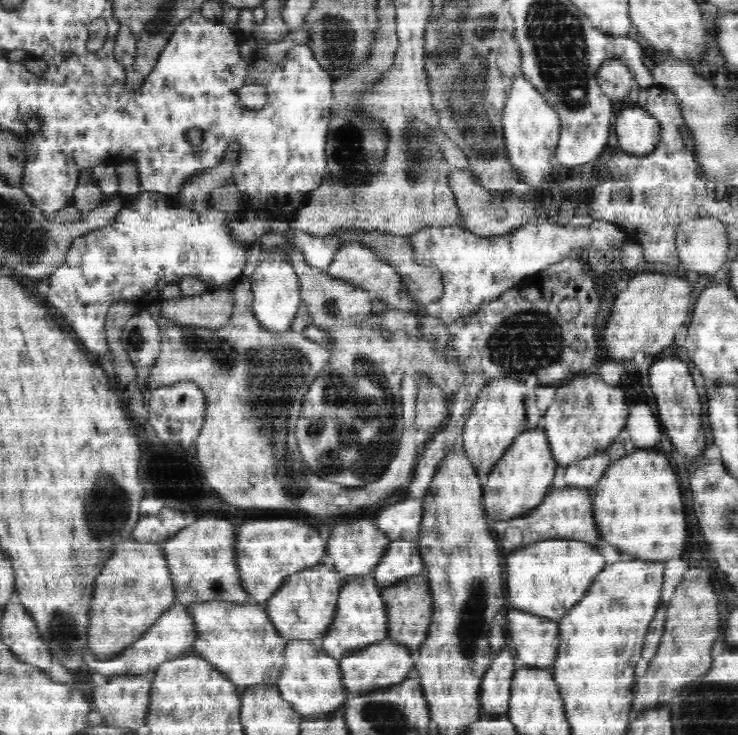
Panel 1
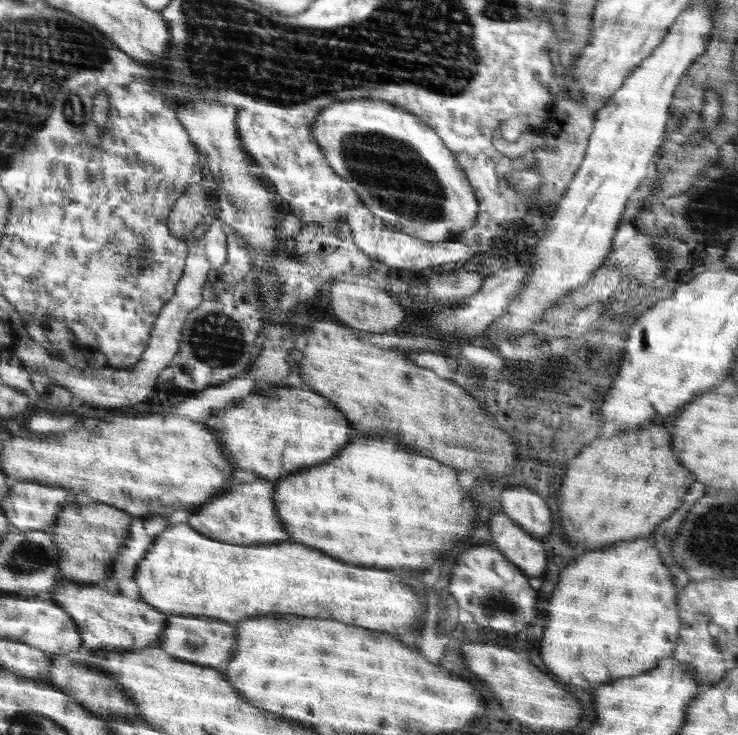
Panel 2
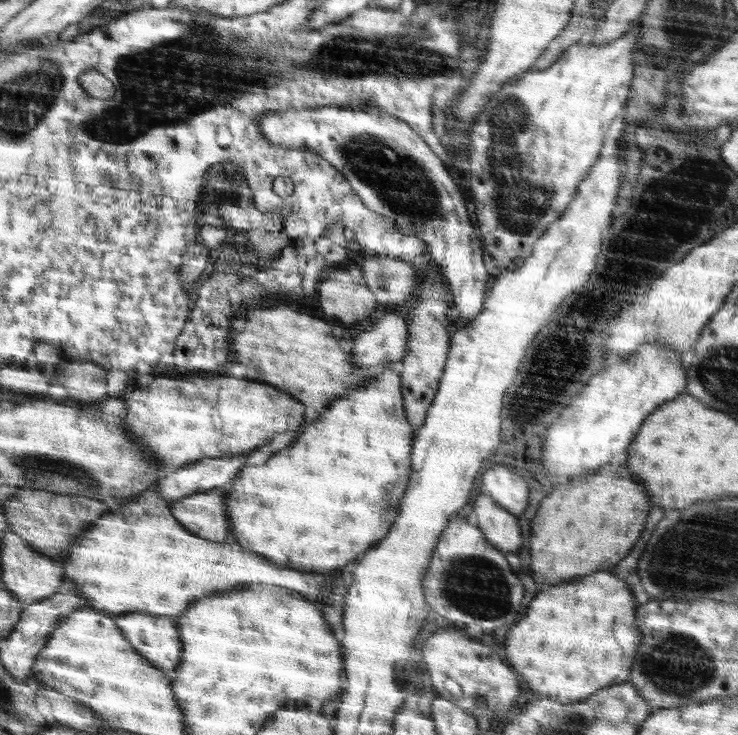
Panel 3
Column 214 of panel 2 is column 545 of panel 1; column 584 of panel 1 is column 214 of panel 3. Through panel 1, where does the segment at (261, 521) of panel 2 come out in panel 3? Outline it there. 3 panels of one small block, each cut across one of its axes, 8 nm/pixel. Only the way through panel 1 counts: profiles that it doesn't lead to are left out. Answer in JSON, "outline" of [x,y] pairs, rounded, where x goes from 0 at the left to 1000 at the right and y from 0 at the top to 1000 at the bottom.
{"outline":[[[309,661],[263,671],[229,686],[234,703],[252,722],[282,733],[305,739],[312,735],[310,695],[305,690]]]}

